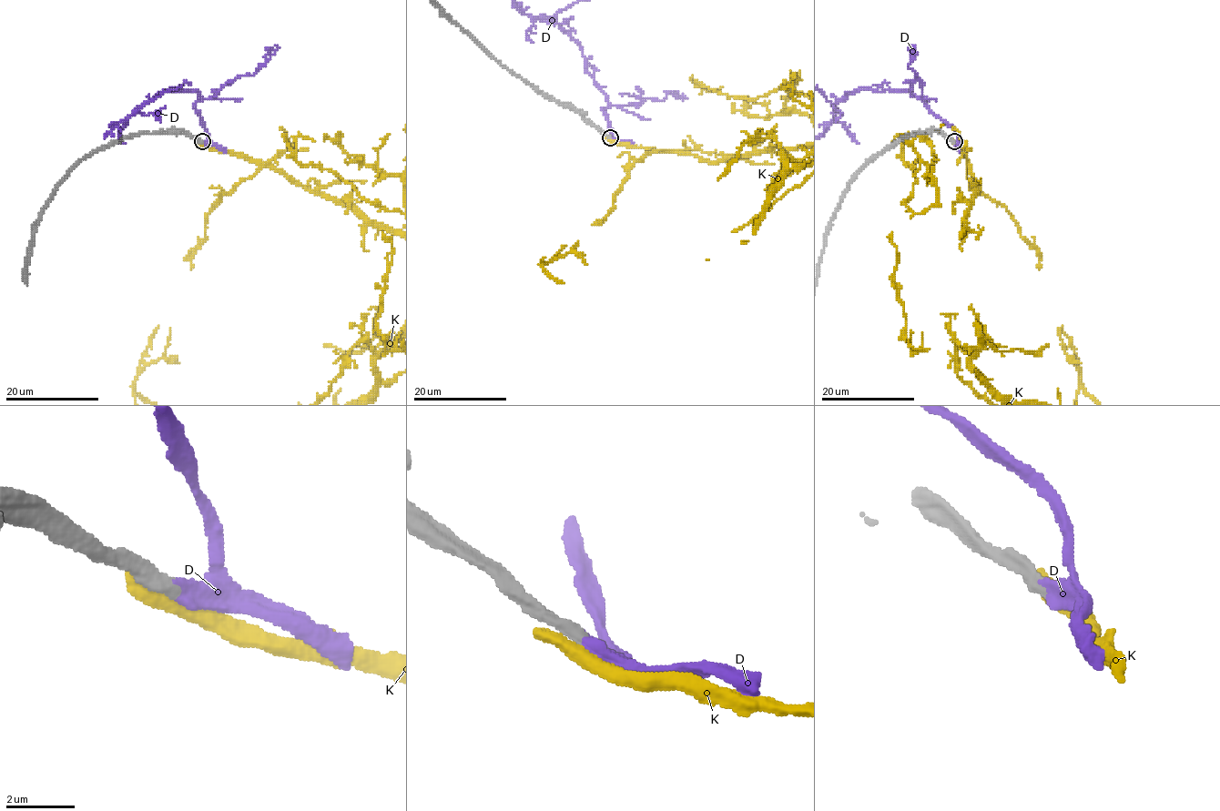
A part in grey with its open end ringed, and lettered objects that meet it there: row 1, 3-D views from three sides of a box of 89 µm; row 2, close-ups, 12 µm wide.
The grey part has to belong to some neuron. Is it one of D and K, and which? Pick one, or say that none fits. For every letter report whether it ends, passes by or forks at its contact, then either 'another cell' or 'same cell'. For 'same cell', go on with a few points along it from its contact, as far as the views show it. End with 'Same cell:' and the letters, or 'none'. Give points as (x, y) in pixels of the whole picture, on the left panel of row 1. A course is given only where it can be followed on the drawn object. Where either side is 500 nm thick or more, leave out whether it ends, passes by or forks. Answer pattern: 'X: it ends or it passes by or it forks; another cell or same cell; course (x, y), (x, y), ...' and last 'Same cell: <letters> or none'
D: same cell; course (201, 141), (207, 132), (195, 91), (159, 92), (102, 140), (125, 126)
K: another cell
Same cell: D

